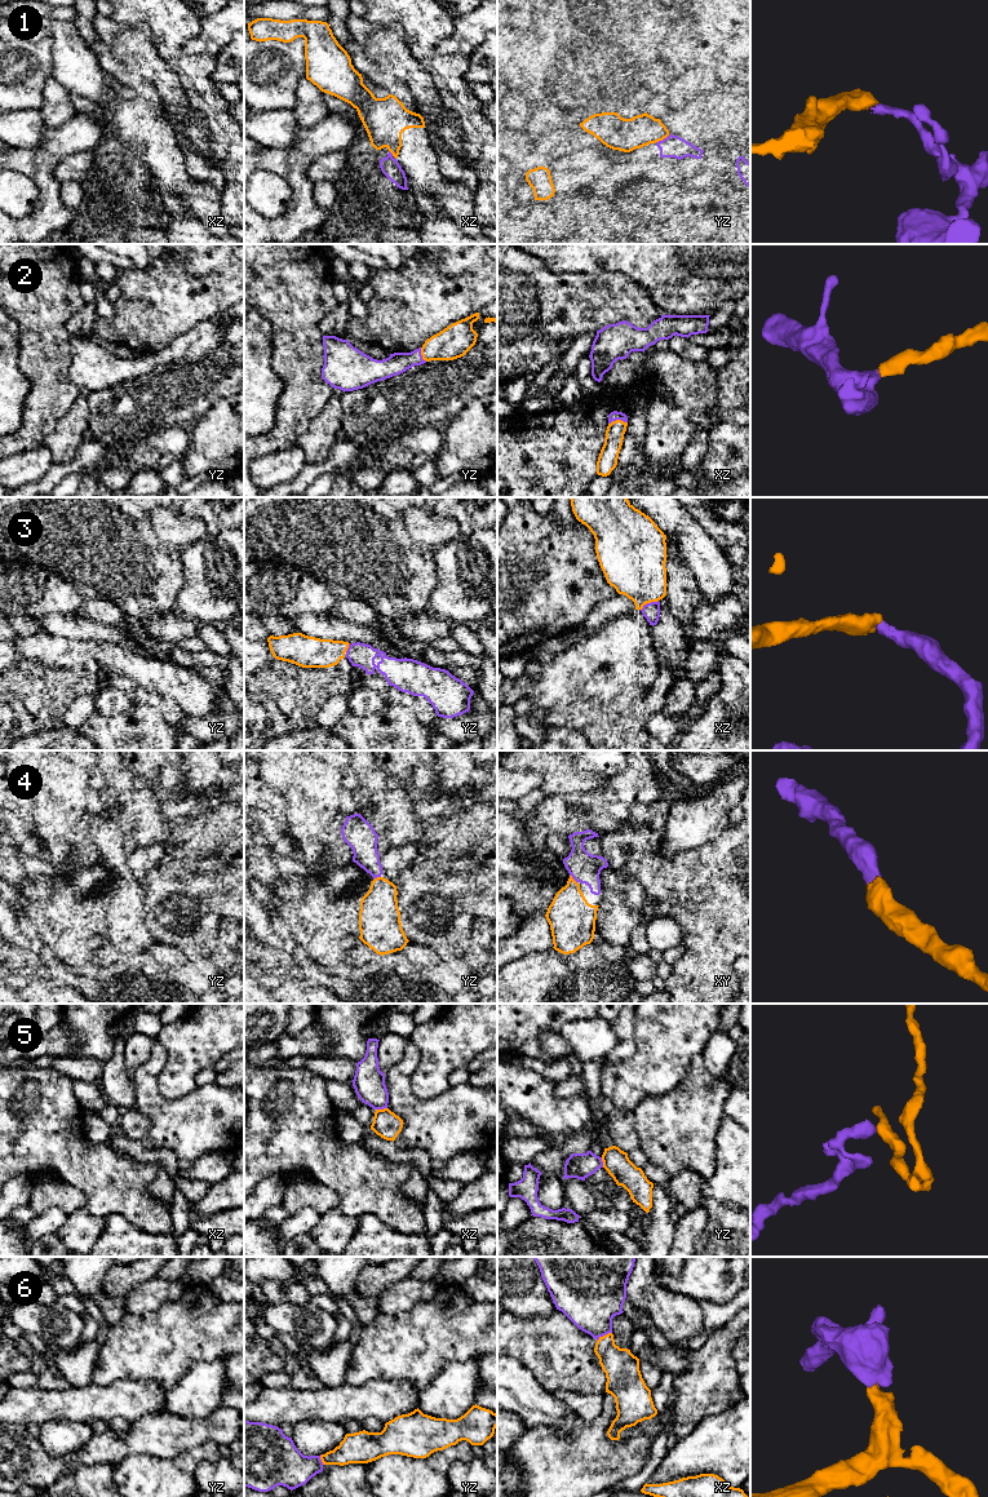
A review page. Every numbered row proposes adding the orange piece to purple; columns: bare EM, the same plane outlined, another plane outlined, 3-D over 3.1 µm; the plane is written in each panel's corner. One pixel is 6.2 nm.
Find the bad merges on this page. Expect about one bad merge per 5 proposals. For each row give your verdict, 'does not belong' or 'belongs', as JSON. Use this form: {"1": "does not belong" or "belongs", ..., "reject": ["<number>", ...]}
{"1": "does not belong", "2": "belongs", "3": "belongs", "4": "belongs", "5": "does not belong", "6": "belongs", "reject": ["1", "5"]}

